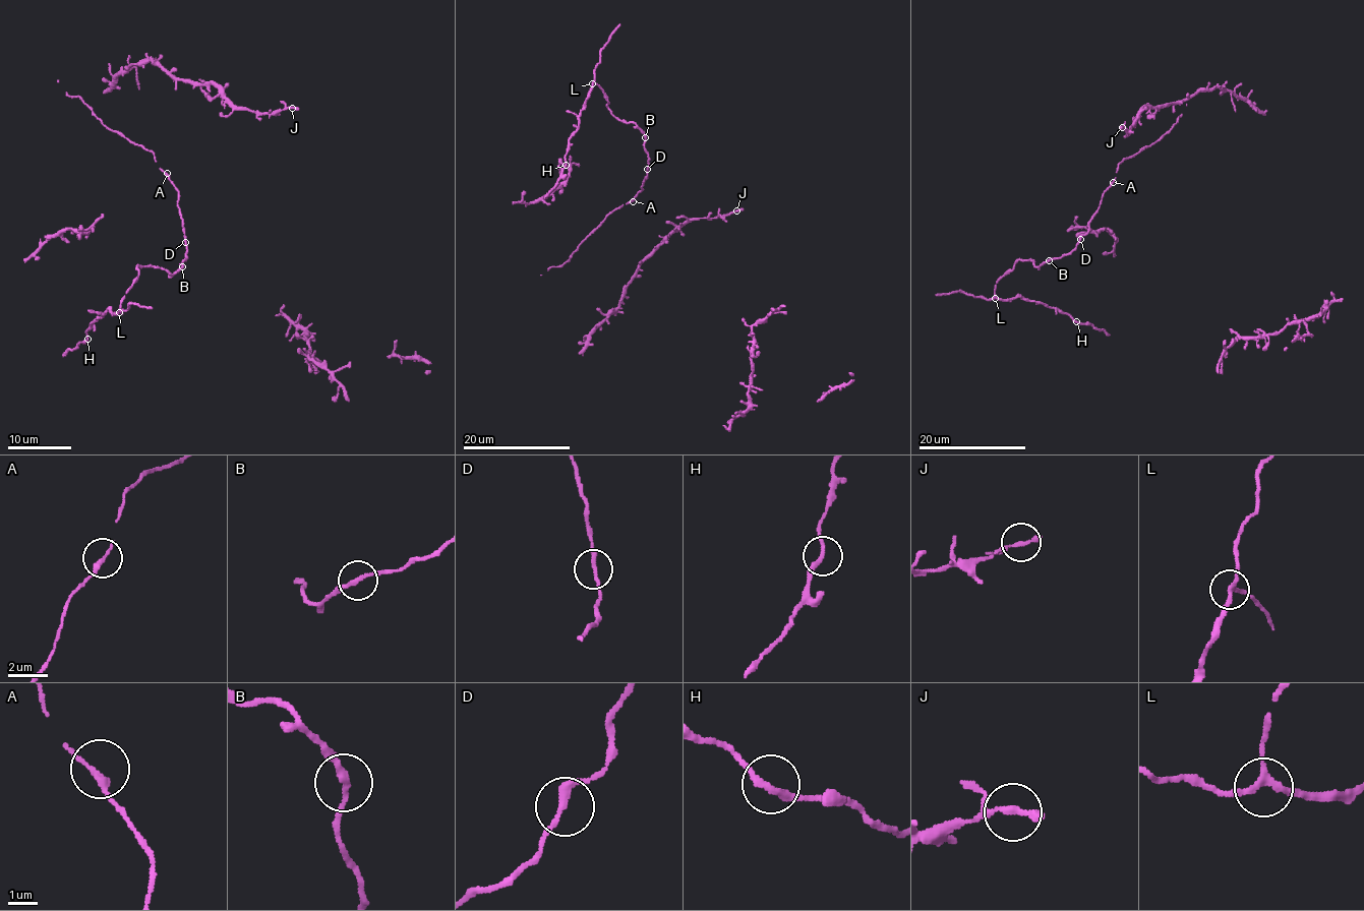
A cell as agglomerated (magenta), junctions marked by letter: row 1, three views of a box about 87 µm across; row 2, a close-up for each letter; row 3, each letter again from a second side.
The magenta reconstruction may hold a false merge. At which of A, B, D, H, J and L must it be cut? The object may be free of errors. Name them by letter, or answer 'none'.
none

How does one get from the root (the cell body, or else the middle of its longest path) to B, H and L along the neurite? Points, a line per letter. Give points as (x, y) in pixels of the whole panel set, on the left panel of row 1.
B: (167, 173), (178, 192), (177, 205), (183, 221), (186, 257), (181, 267)
H: (167, 173), (178, 192), (186, 257), (174, 274), (138, 265), (119, 310), (93, 321), (87, 339)
L: (167, 173), (178, 192), (186, 257), (174, 274), (138, 265), (138, 276), (119, 312)

